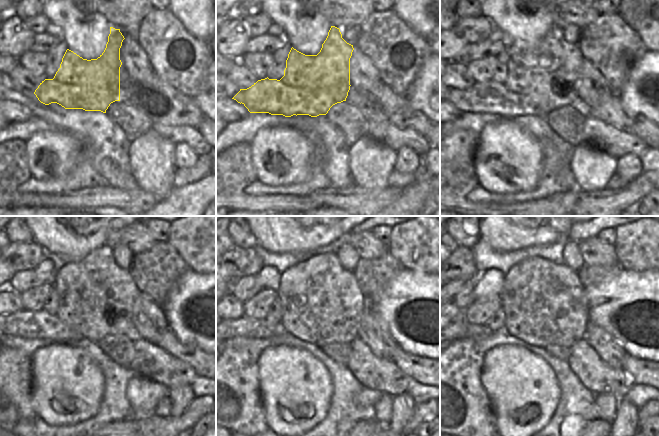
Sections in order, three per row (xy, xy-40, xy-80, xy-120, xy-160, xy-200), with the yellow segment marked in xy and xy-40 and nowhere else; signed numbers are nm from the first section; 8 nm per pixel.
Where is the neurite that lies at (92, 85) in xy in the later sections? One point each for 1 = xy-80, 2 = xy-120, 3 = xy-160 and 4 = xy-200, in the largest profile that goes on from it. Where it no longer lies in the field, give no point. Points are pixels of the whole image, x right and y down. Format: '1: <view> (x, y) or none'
1: xy-80 (541, 78)
2: xy-120 (96, 298)
3: xy-160 (322, 303)
4: xy-200 (543, 303)

